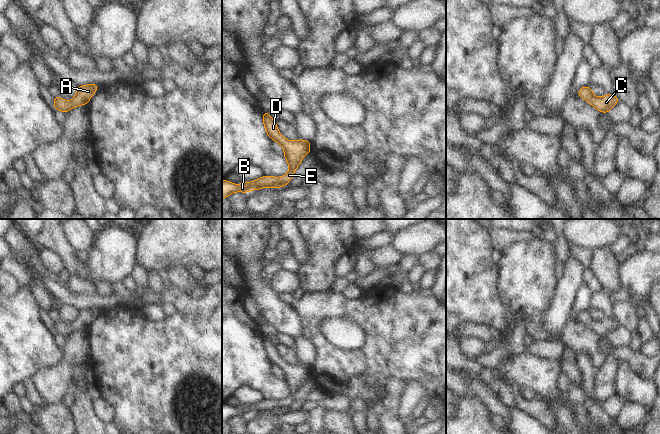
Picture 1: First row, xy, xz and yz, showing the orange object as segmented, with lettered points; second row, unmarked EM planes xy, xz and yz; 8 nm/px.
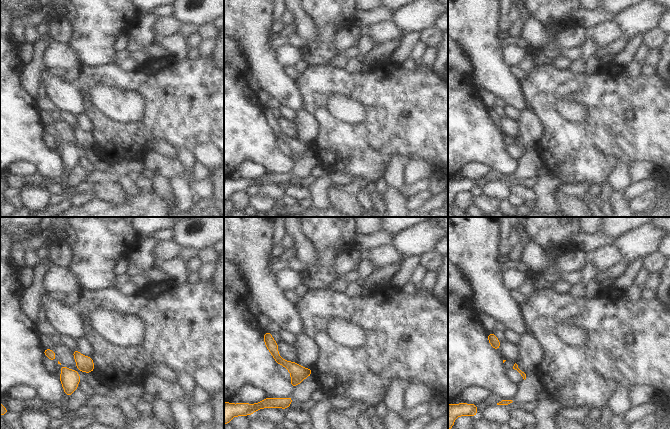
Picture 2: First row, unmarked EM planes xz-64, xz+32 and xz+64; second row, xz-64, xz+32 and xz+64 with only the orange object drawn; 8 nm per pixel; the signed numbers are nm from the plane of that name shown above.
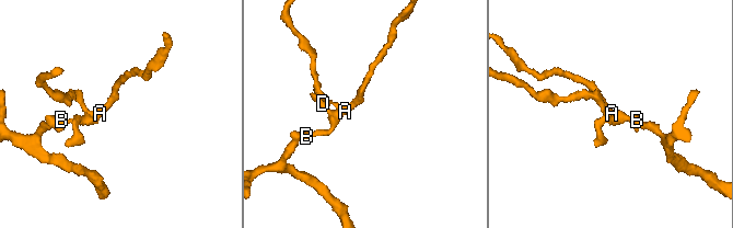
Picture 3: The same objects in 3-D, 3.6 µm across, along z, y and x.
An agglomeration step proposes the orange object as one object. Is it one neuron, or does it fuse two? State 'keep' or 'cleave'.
keep

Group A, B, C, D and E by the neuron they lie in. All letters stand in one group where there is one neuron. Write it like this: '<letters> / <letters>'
A B C D E

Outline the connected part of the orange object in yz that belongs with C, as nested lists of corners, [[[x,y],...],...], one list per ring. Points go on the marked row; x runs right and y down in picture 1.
[[[590,86],[581,87],[578,90],[578,95],[591,104],[596,110],[608,113],[613,106],[619,102],[619,98],[615,95],[606,94],[603,97],[596,97]]]

